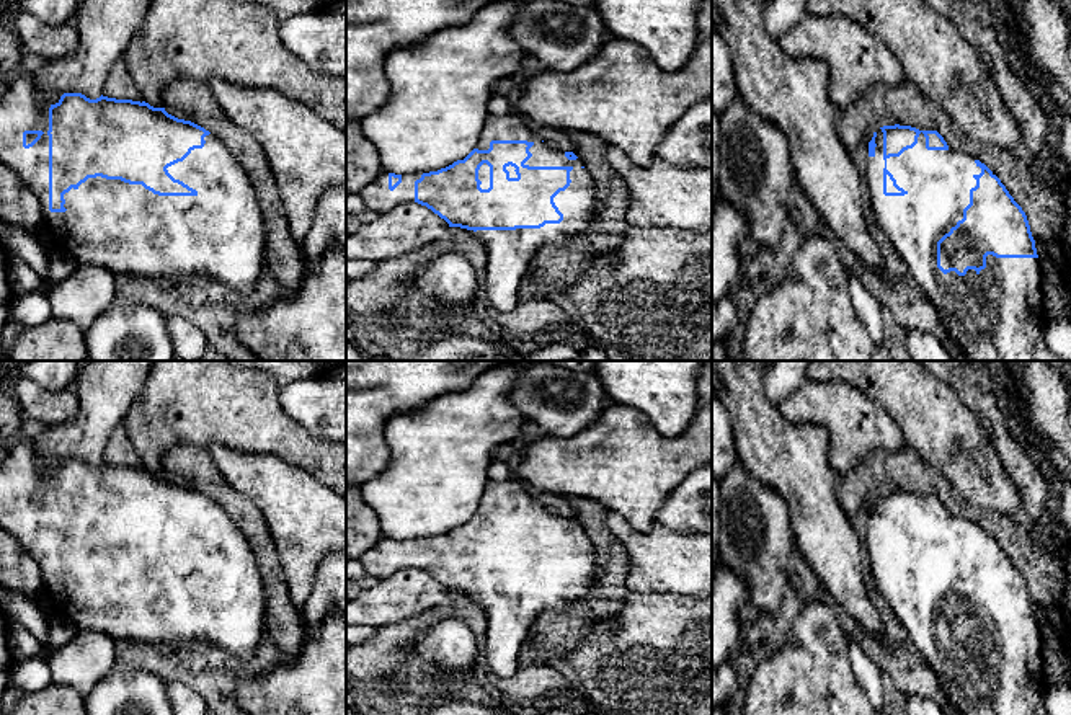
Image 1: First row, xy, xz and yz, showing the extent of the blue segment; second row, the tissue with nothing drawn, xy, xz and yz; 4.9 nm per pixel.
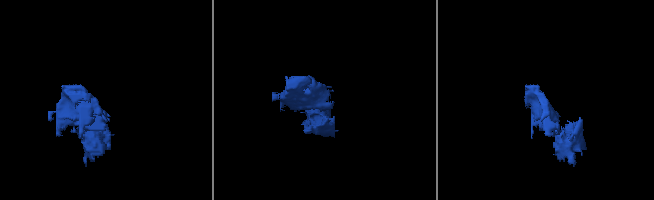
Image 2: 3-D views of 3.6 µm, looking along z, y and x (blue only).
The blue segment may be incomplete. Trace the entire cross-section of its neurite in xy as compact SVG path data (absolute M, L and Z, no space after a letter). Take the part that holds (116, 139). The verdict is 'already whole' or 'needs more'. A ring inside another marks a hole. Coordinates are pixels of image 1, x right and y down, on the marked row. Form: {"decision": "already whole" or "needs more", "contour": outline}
{"decision": "needs more", "contour": "M26 73L8 85L0 103L0 160L8 165L36 196L42 212L42 227L59 250L70 253L78 264L104 268L114 276L145 279L199 274L222 286L229 286L235 294L250 294L255 289L260 273L266 266L266 225L248 175L214 134L191 121L168 114L165 108L153 108L145 101L116 100L103 95L96 100L90 100L82 93L64 93L60 98L56 96L51 108L46 111L42 108L42 96L44 90L33 73Z"}

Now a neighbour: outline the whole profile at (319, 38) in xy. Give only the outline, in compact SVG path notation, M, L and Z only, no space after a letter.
M346 11L294 15L279 23L279 36L312 70L346 78Z

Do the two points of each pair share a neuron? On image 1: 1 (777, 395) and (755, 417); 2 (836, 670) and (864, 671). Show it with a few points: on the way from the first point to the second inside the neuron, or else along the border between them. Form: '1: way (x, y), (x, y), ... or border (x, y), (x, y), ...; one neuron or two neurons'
1: border (759, 377), (764, 394), (777, 407); two neurons
2: border (849, 640), (849, 668), (869, 697); two neurons

